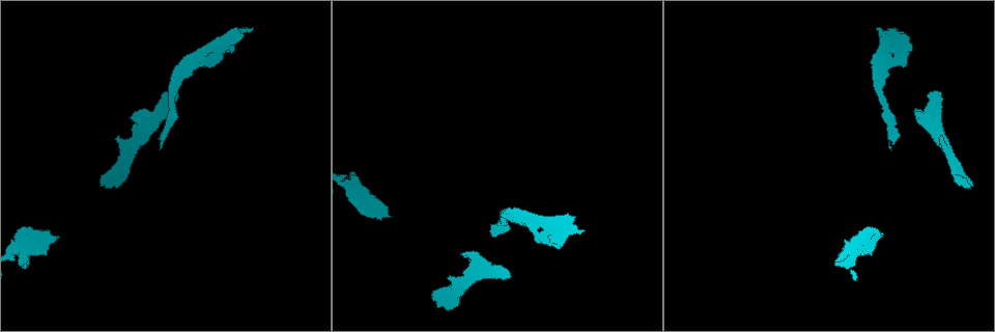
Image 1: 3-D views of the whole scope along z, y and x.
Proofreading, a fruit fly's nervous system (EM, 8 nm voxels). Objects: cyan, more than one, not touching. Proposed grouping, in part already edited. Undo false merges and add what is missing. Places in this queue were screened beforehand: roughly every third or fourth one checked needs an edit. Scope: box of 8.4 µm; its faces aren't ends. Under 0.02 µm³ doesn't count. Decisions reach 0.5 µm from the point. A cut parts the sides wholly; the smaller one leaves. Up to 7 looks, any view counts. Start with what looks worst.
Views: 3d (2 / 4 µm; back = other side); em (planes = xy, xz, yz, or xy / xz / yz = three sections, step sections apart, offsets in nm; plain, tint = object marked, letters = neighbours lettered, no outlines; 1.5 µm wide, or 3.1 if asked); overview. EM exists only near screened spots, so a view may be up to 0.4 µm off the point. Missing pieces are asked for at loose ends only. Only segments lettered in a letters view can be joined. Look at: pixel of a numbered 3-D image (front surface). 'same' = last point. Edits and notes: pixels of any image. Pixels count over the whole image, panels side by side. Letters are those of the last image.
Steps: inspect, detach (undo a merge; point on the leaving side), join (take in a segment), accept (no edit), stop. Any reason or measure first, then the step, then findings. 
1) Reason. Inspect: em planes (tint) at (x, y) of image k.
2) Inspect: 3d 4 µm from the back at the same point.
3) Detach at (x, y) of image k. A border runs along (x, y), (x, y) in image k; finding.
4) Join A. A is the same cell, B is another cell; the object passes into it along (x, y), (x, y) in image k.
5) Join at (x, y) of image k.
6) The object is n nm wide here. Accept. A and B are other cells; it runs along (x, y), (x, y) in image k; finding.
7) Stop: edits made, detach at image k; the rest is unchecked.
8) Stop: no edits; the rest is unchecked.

Free end. Inspect: 3d 4 µm at (880, 235) of image 1.

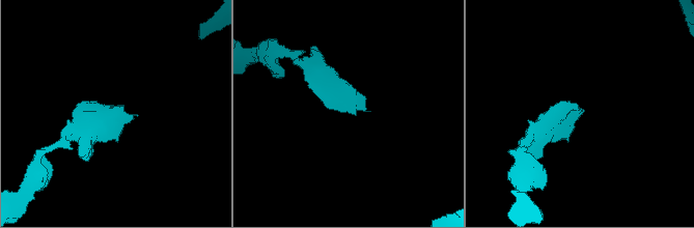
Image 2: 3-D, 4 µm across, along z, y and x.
Inspect: em yz step 8 (letters) at (133, 117) of image 2.

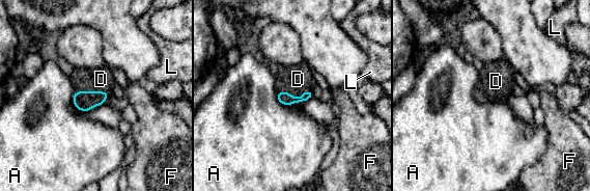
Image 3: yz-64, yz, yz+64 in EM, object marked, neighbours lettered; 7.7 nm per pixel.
Join D. D is the same cell, A, F and L are other cells; the neuron continues.

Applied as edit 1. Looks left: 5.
Inspect: overview.

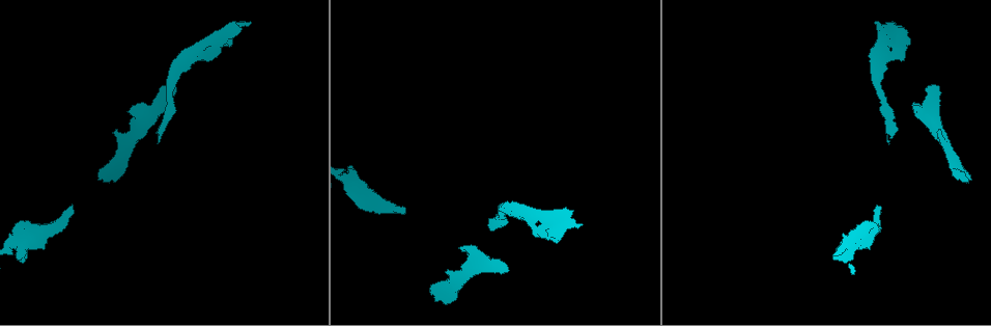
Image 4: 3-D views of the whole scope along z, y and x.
An open end. Inspect: em xy step 8 (letters) at (462, 247) of image 4.

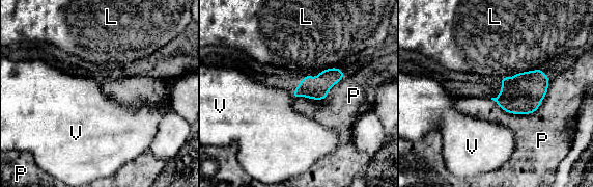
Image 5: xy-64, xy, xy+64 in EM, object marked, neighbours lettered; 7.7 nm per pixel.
Inspect: em planes (letters) at the same point.

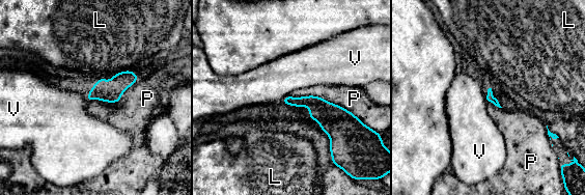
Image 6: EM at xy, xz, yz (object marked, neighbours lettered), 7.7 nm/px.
The longest contact is with P, 320 nm. Accept. L, P and V are other cells; no lettered segment goes on from it.

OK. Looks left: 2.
Stop: edits made, join at image 3; the rest is unchecked.

